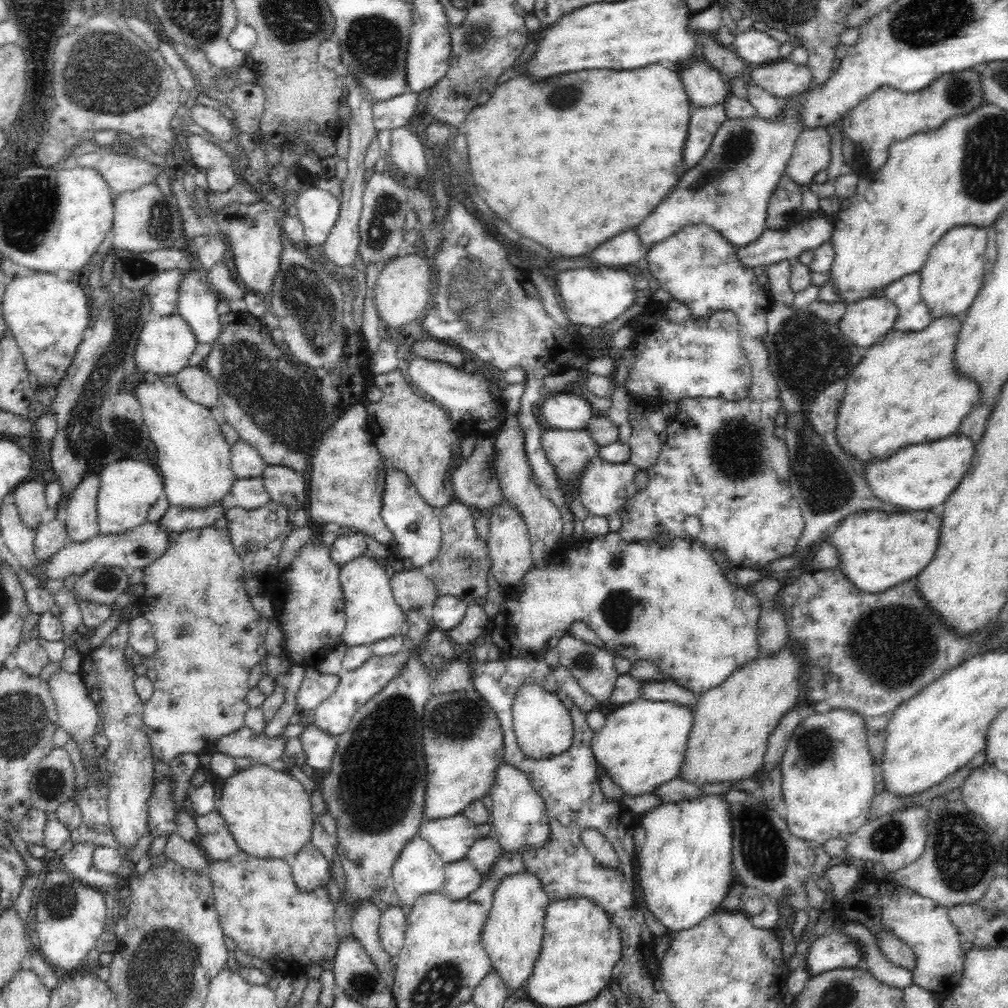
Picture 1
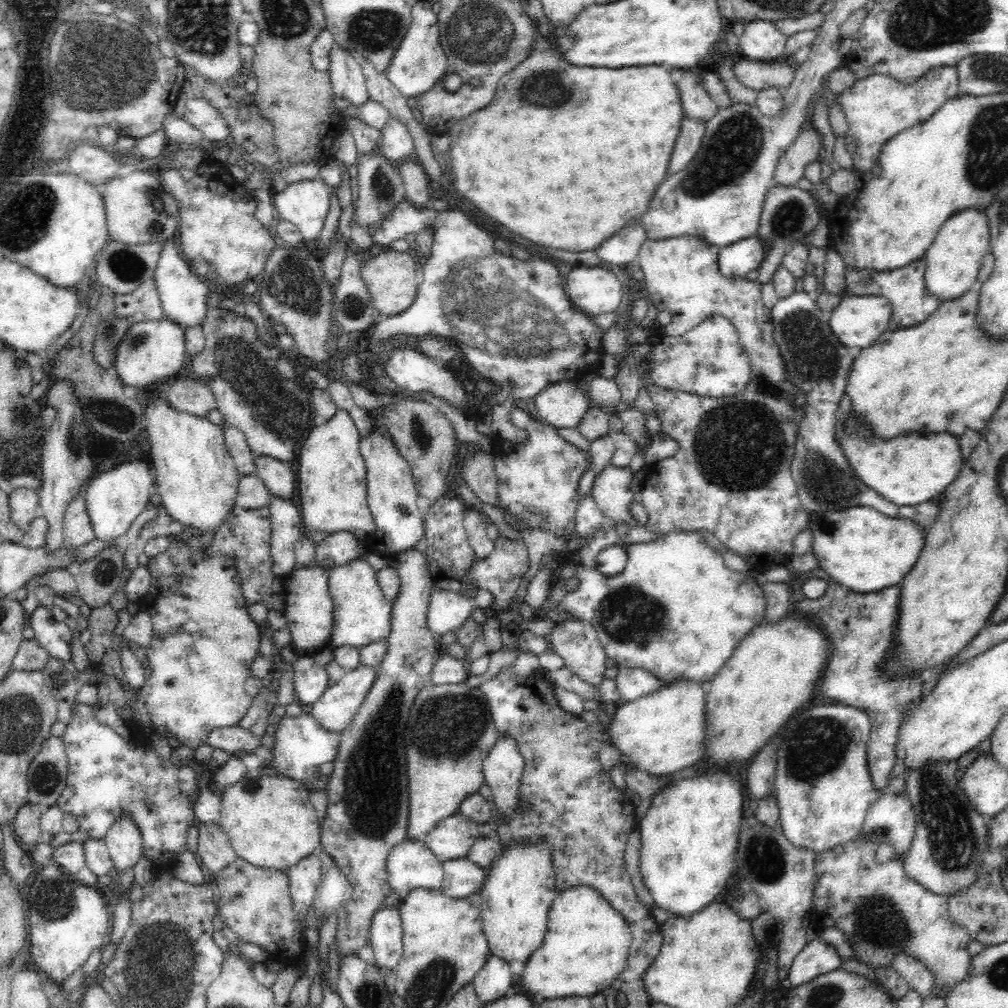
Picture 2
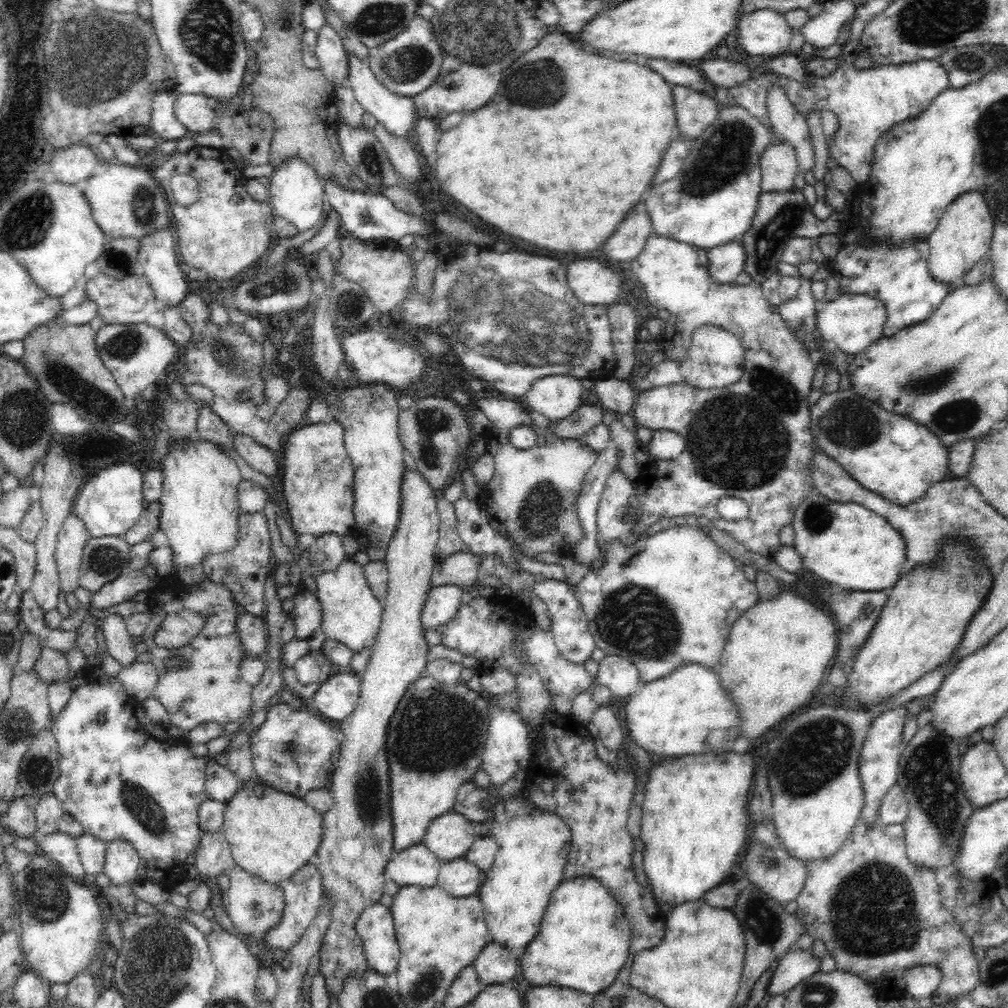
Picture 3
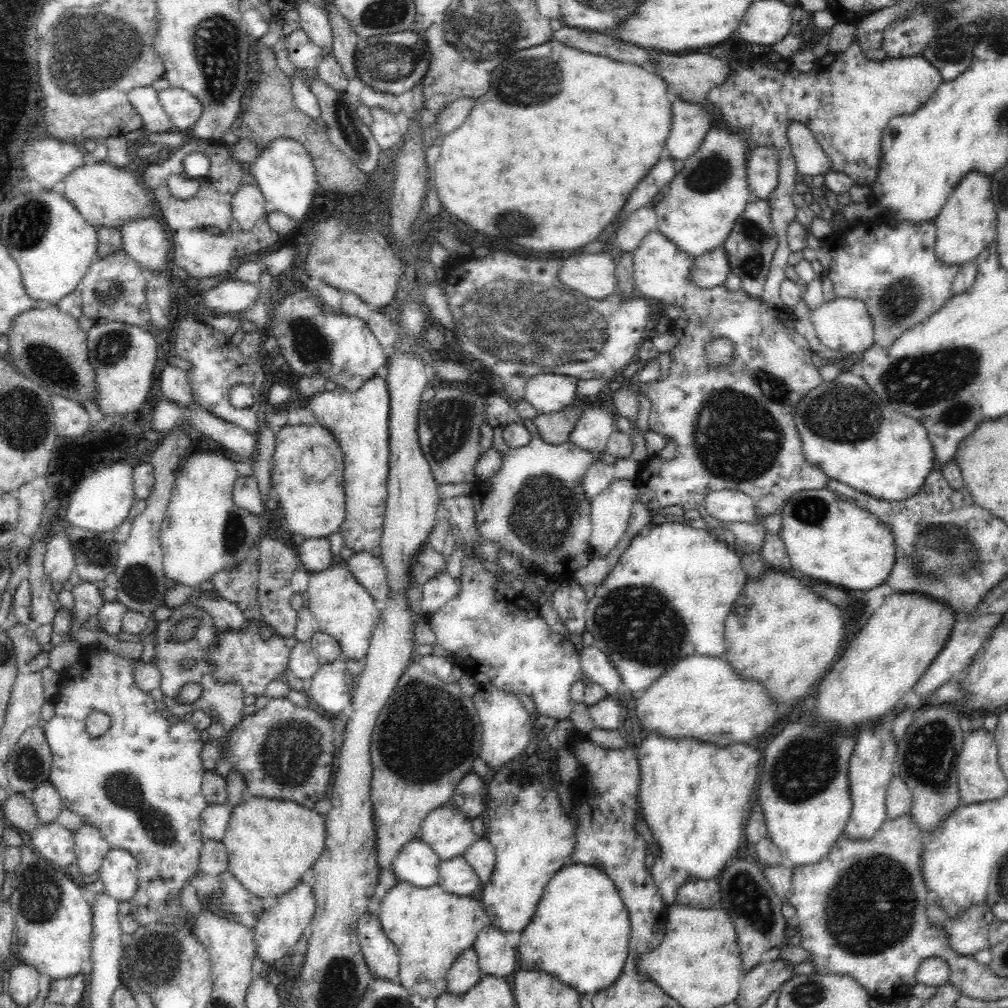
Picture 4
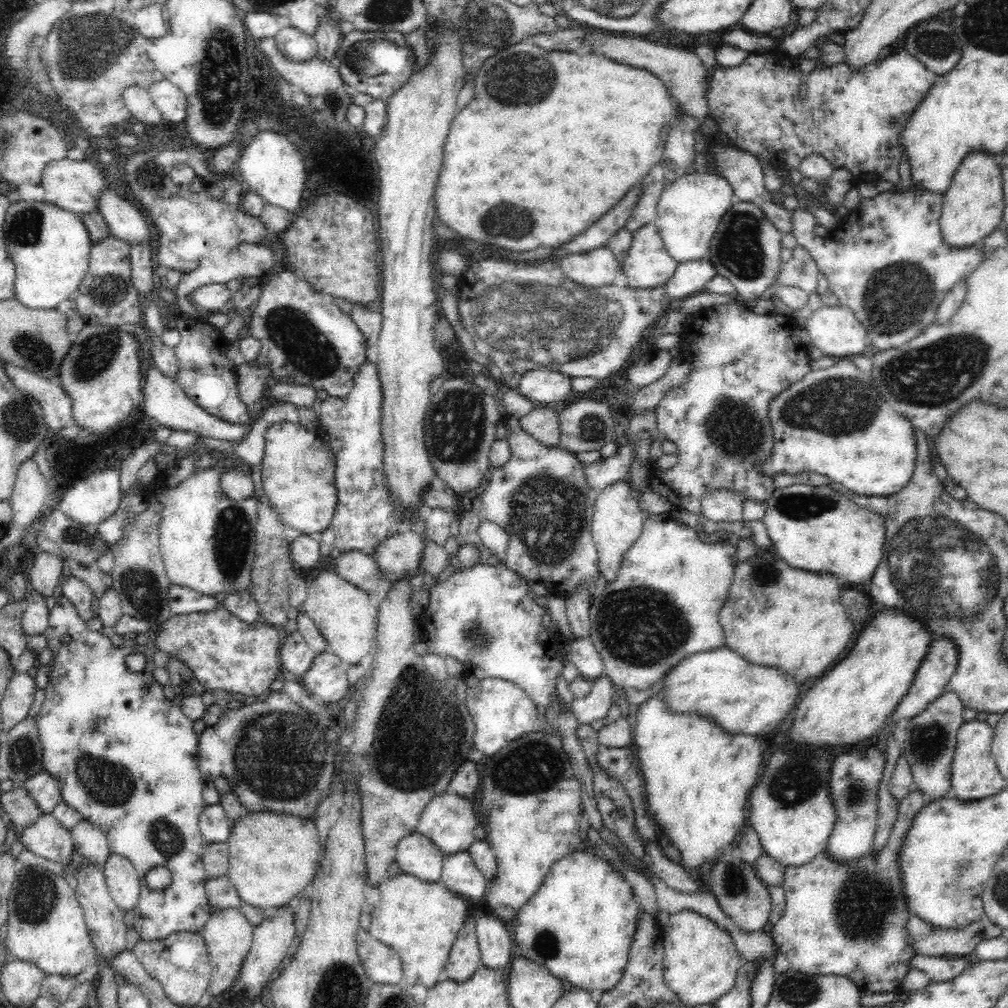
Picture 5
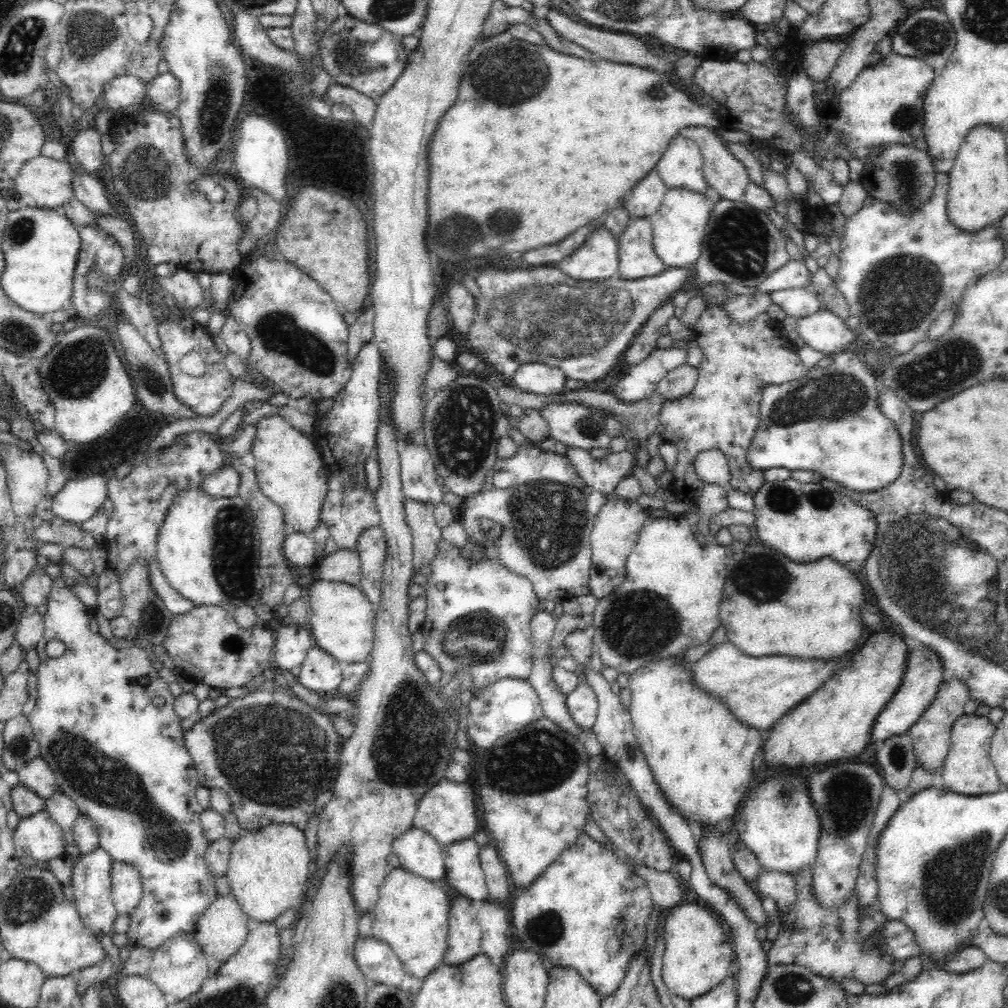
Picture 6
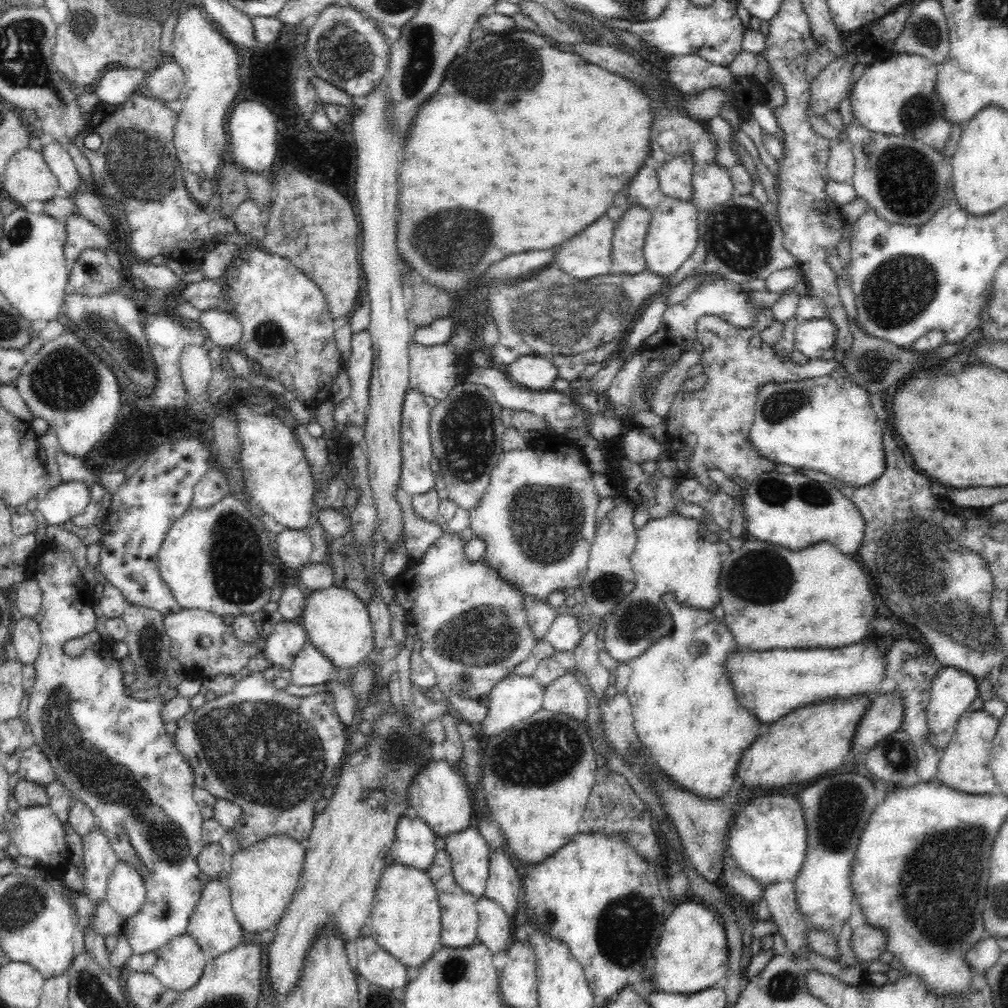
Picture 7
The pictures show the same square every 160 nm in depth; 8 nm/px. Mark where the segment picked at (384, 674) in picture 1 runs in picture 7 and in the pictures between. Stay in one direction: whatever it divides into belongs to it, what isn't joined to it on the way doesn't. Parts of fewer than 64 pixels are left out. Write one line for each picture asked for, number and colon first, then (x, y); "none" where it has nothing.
2: (336, 706)
3: (337, 695)
4: (327, 687)
5: (327, 676)
6: (320, 671)
7: (310, 667)

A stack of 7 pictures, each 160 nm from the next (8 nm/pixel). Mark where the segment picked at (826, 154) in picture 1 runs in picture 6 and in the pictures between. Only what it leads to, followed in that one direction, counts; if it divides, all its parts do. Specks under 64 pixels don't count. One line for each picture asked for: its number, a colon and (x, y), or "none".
2: (807, 147)
3: (778, 167)
4: (761, 166)
5: (741, 169)
6: (721, 170)

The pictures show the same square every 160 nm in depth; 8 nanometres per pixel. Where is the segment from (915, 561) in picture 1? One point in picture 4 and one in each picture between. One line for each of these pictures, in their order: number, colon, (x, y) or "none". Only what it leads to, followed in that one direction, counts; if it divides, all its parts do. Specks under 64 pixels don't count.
2: (861, 549)
3: (844, 543)
4: (829, 540)

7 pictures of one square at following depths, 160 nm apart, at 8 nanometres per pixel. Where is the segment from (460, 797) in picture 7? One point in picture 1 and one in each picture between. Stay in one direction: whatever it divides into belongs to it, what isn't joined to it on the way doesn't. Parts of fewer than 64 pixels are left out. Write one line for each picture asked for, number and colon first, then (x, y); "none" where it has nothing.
1: (451, 838)
2: (452, 837)
3: (450, 836)
4: (448, 830)
5: (448, 821)
6: (447, 811)

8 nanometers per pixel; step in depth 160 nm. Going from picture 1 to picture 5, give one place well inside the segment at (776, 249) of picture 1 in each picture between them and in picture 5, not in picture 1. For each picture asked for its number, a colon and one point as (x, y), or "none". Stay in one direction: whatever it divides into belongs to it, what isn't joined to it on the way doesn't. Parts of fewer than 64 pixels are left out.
2: (736, 260)
3: (725, 261)
4: (709, 270)
5: (522, 316)

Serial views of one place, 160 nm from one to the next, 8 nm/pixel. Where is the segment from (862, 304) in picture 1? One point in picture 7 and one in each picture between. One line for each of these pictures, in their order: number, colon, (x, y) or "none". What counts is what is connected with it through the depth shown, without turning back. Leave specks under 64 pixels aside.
2: (858, 321)
3: (851, 323)
4: (843, 324)
5: (835, 331)
6: (823, 331)
7: (812, 337)

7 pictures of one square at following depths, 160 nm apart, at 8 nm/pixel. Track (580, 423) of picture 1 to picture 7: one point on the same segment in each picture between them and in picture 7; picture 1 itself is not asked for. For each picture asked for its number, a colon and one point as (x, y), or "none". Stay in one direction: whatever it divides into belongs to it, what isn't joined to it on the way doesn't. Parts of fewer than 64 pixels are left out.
2: (562, 404)
3: (556, 397)
4: (547, 392)
5: (542, 386)
6: (536, 378)
7: (538, 373)

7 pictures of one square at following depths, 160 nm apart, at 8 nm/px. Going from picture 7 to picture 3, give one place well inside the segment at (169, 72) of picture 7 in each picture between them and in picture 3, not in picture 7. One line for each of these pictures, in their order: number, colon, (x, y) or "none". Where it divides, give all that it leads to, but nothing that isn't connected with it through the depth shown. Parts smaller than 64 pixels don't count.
3: (194, 111)
4: (183, 109)
5: (168, 98)
6: (163, 92)

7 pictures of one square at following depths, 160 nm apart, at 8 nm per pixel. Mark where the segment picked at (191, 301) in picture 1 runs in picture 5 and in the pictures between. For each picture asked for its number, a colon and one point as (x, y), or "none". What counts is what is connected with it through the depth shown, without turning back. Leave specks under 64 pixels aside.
2: (182, 294)
3: (156, 253)
4: (144, 239)
5: (125, 221)

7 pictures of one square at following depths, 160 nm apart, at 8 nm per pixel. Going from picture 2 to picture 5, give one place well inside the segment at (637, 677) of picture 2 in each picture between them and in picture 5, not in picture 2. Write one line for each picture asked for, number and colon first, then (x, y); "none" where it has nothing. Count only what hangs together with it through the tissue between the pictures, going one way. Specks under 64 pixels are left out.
3: (617, 673)
4: (596, 667)
5: (582, 652)

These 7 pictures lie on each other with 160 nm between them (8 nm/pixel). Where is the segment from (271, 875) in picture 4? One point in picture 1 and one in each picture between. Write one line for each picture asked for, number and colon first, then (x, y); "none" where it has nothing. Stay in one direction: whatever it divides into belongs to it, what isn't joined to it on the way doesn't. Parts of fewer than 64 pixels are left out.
1: (267, 811)
2: (268, 819)
3: (271, 835)

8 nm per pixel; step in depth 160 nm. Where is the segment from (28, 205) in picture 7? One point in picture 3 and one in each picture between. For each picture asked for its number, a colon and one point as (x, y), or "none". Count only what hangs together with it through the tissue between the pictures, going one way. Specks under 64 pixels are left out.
3: (125, 201)
4: (105, 195)
5: (74, 185)
6: (42, 181)

